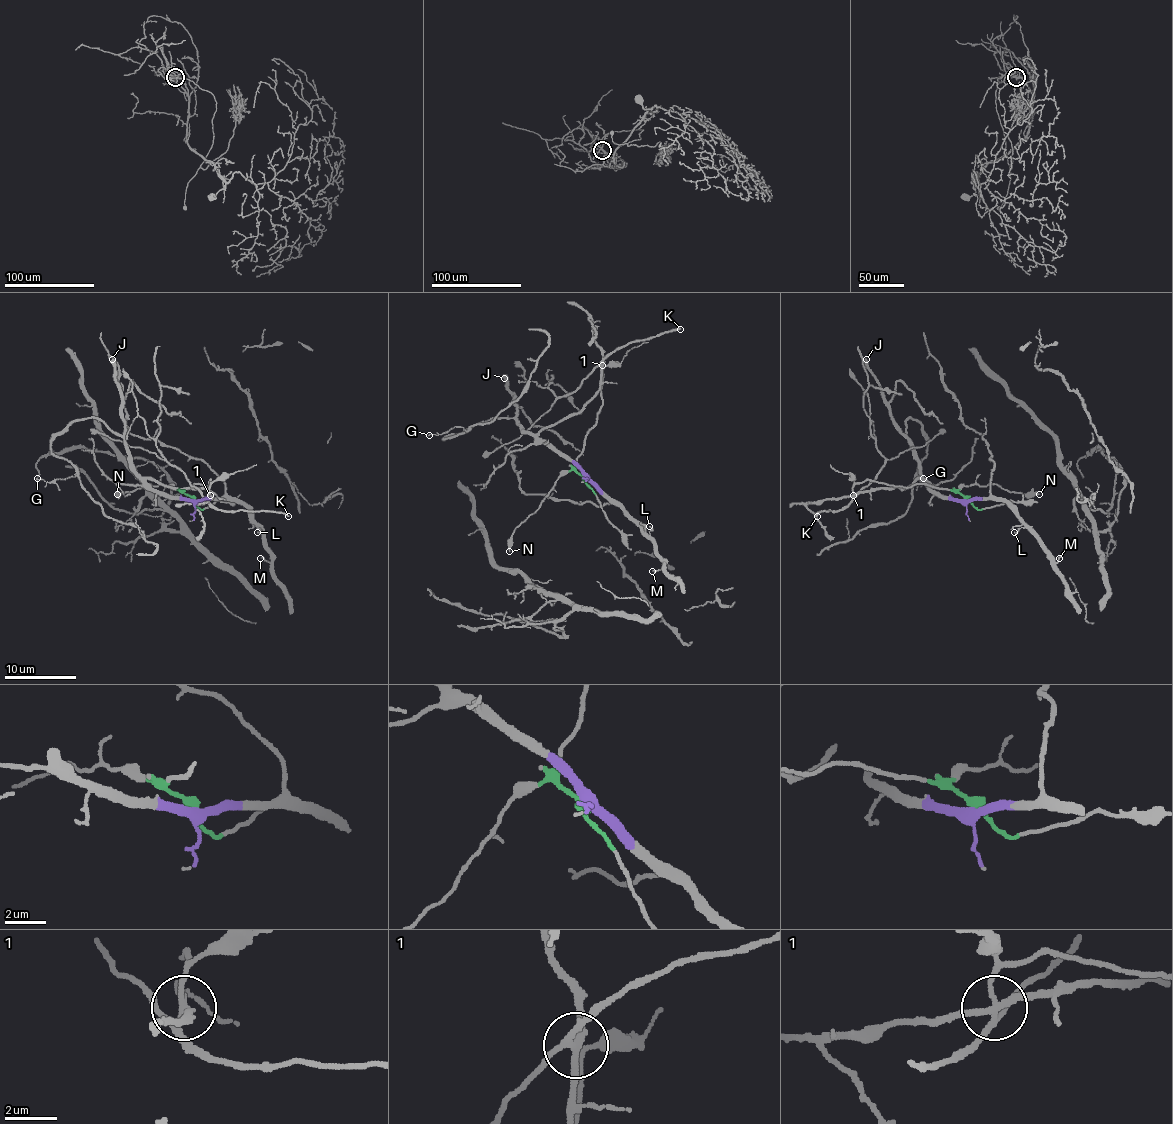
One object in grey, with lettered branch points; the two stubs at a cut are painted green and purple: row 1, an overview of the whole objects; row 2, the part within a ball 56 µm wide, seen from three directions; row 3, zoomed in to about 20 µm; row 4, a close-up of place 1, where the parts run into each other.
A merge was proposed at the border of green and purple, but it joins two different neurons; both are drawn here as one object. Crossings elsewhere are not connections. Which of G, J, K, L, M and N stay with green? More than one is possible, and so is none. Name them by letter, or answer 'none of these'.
K, N

